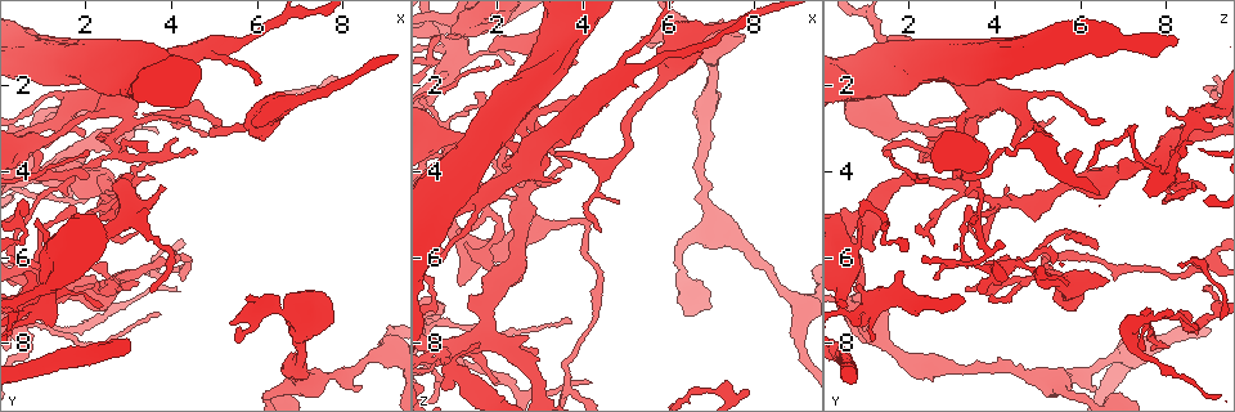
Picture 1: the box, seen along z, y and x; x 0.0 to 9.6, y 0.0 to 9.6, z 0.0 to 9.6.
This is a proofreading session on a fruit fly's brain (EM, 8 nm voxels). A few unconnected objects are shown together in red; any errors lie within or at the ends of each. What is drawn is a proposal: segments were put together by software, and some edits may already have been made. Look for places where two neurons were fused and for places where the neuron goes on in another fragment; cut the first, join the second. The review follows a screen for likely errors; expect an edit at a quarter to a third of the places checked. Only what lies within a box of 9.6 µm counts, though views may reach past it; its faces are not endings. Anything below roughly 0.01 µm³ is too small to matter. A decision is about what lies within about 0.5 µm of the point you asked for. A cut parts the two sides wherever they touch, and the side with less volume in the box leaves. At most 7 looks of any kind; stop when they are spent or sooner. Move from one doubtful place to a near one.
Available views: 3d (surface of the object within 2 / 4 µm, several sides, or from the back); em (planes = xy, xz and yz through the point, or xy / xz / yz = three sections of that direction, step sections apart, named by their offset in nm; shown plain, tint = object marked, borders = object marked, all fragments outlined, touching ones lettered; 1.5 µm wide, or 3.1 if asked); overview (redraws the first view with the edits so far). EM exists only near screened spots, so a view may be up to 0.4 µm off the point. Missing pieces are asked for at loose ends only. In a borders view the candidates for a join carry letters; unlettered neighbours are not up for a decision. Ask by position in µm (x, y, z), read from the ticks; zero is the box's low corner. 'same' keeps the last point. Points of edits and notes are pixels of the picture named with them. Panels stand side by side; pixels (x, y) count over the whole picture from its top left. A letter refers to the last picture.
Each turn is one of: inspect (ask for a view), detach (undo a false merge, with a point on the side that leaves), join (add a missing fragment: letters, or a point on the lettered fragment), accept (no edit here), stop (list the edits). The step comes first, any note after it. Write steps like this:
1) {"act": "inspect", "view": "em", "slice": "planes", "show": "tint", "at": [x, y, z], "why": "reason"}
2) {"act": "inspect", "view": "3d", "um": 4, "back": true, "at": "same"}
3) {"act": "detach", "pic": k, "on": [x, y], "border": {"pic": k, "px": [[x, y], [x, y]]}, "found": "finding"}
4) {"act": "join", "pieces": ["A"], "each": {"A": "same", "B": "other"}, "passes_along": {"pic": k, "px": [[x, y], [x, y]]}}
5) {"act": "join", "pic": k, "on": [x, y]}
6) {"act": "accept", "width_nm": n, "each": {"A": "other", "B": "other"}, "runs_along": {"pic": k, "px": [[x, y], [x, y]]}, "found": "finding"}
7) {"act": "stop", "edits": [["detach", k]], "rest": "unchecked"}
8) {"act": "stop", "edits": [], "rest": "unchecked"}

{"act": "inspect", "view": "em", "slice": "planes", "show": "borders", "at": [7.90, 1.80, 9.10], "why": "an open end"}

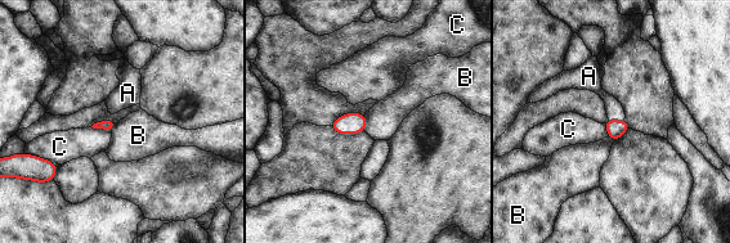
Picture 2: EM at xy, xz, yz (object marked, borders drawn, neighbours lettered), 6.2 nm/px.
{"act": "join", "pieces": ["A"], "each": {"A": "same", "B": "other", "C": "other"}, "found": "it goes on there"}

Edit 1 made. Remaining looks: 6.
{"act": "inspect", "view": "overview"}

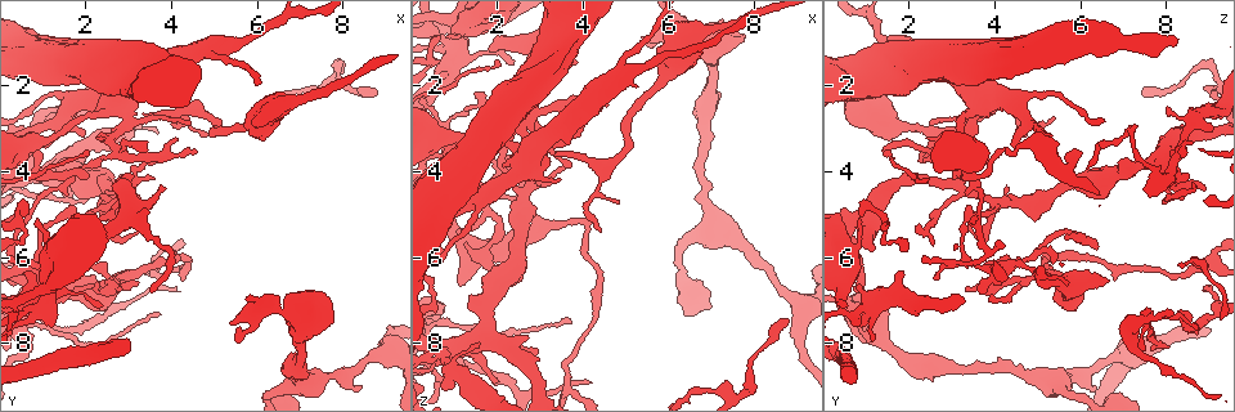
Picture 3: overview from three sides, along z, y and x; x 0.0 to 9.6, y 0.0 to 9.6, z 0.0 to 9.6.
{"act": "inspect", "view": "3d", "um": 4, "at": [2.35, 7.15, 1.40], "why": "tapers out"}

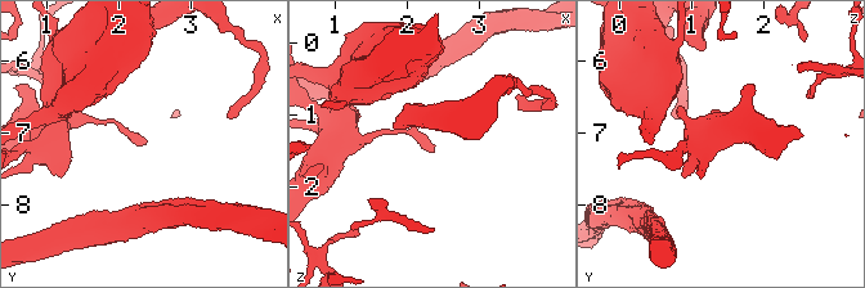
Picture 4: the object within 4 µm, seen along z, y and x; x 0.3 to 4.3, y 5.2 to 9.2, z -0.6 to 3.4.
{"act": "inspect", "view": "em", "slice": "xz", "step": 8, "show": "tint", "at": [2.35, 7.20, 1.45], "why": "shape alone is not enough"}

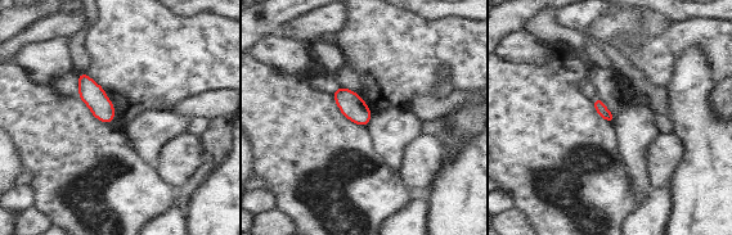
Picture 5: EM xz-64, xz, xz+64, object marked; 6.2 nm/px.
{"act": "inspect", "view": "em", "slice": "planes", "show": "borders", "at": "same"}

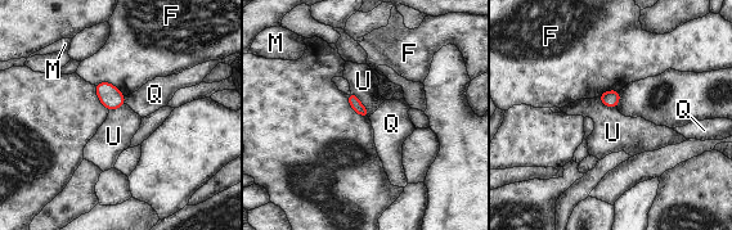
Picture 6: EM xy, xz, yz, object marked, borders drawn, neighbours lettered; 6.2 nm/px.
{"act": "accept", "width_nm": 70, "each": {"F": "other", "M": "other", "Q": "other", "U": "other"}, "border": {"pic": 6, "px": [[350, 90], [369, 112], [369, 116]]}, "found": "no lettered fragment goes on from it"}

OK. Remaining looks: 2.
{"act": "stop", "edits": [["join", 2]], "rest": "unchecked"}

